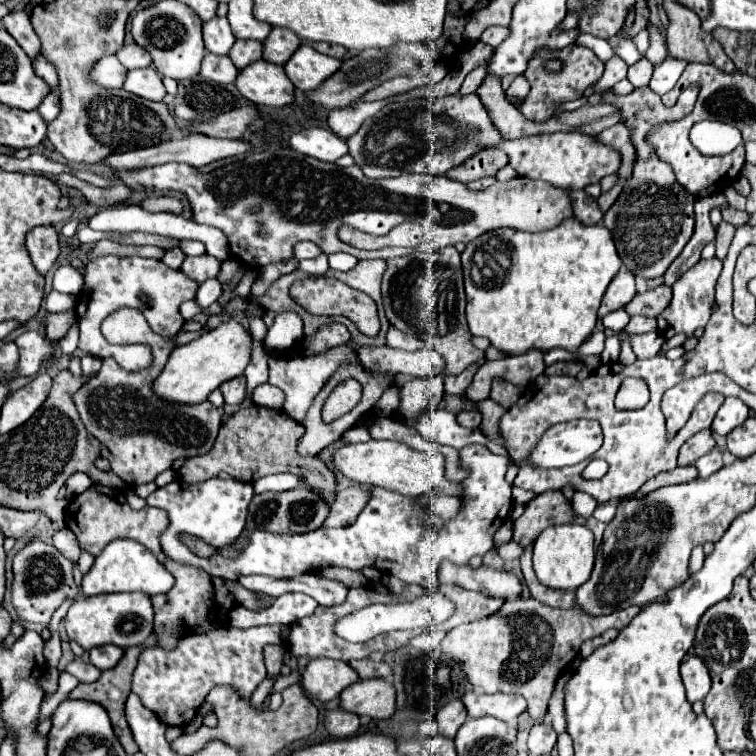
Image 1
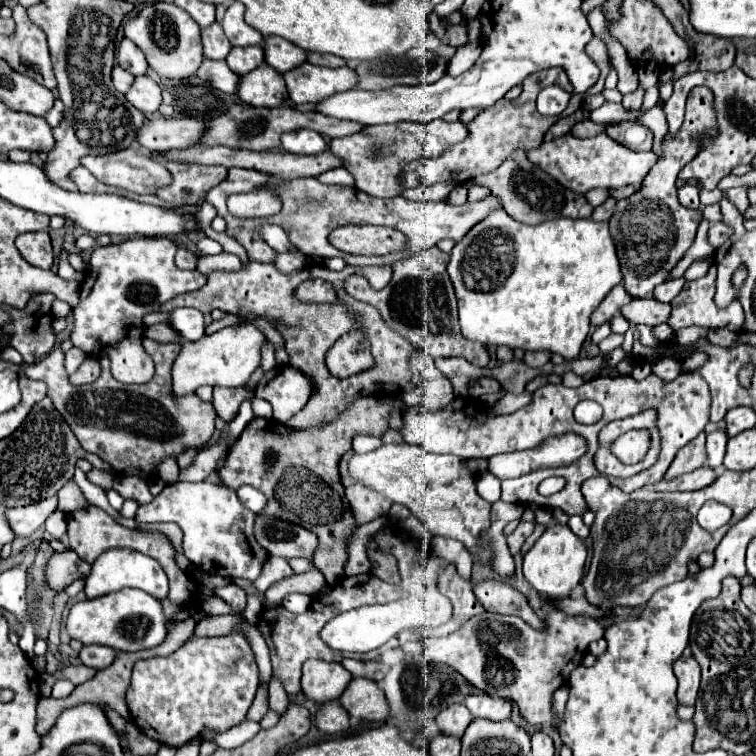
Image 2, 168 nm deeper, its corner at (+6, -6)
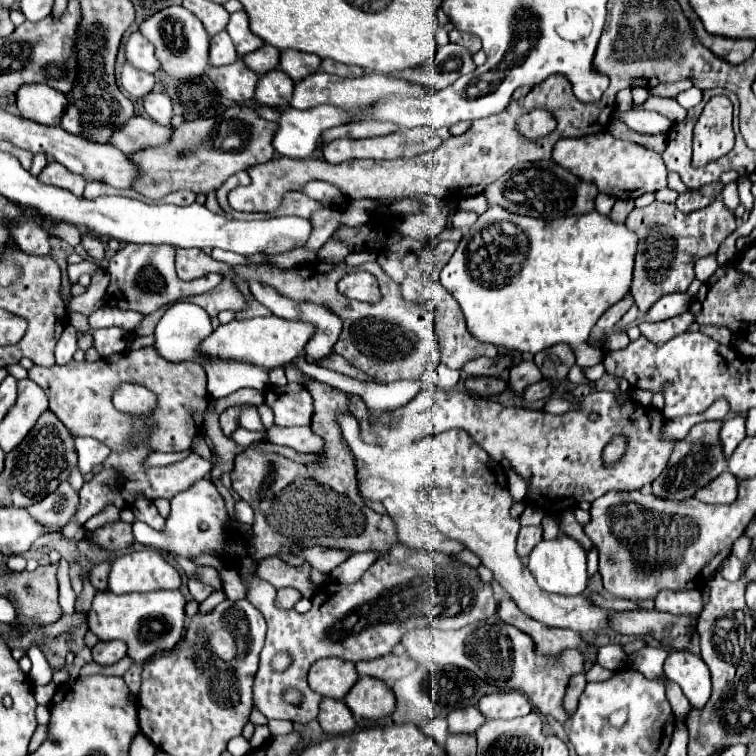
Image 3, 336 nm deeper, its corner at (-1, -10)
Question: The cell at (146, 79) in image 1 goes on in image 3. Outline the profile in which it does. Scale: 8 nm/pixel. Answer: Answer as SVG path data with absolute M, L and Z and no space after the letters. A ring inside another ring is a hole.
M150 92L144 96L146 114L158 124L170 124L172 118L172 100L164 92Z

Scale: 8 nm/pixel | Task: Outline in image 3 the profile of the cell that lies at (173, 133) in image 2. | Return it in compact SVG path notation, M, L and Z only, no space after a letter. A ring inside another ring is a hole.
M136 116L114 132L110 144L124 150L124 154L134 154L146 150L148 146L162 146L164 142L170 142L172 132L172 126L160 126L150 118Z

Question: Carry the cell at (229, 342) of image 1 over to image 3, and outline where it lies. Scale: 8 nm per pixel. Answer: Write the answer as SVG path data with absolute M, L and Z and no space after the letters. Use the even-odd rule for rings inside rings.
M278 316L268 318L252 318L252 320L232 320L228 324L218 326L202 344L202 356L212 360L236 360L248 362L260 368L276 368L300 356L308 338L314 334L314 324L310 322L292 322Z

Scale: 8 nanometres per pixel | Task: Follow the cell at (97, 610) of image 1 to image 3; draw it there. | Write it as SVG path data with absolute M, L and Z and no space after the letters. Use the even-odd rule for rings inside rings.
M158 590L148 594L122 594L98 592L92 608L88 612L88 630L98 636L98 640L122 640L128 644L128 656L134 660L134 668L124 676L132 694L138 694L141 685L140 664L158 650L170 650L180 638L184 628L184 596L178 590Z

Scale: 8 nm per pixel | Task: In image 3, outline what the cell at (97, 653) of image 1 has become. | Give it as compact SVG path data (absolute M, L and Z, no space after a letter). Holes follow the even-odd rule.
M112 640L112 642L98 642L92 648L92 658L96 664L102 666L112 666L118 660L122 660L126 656L126 644L120 640Z

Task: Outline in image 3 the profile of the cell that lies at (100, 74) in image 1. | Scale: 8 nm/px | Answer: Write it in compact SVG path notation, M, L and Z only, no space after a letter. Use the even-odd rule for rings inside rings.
M124 64L124 70L122 70L122 86L128 92L128 96L142 98L142 96L146 96L152 90L154 76L148 74L148 72L142 72L142 70L136 70L136 68Z

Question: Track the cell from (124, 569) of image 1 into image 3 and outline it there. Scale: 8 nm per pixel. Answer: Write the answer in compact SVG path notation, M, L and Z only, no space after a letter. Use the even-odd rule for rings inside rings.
M142 550L122 554L112 562L108 590L114 594L154 592L180 588L178 570L158 552Z

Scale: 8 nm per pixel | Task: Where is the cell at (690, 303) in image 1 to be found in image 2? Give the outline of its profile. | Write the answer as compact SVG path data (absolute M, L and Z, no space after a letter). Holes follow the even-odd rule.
M711 264L709 272L693 282L687 282L679 296L671 302L673 314L669 318L669 326L673 330L685 328L685 326L701 326L701 328L729 328L731 332L739 332L745 314L739 306L739 312L727 312L725 308L719 308L713 300L715 296L715 274L717 266Z

